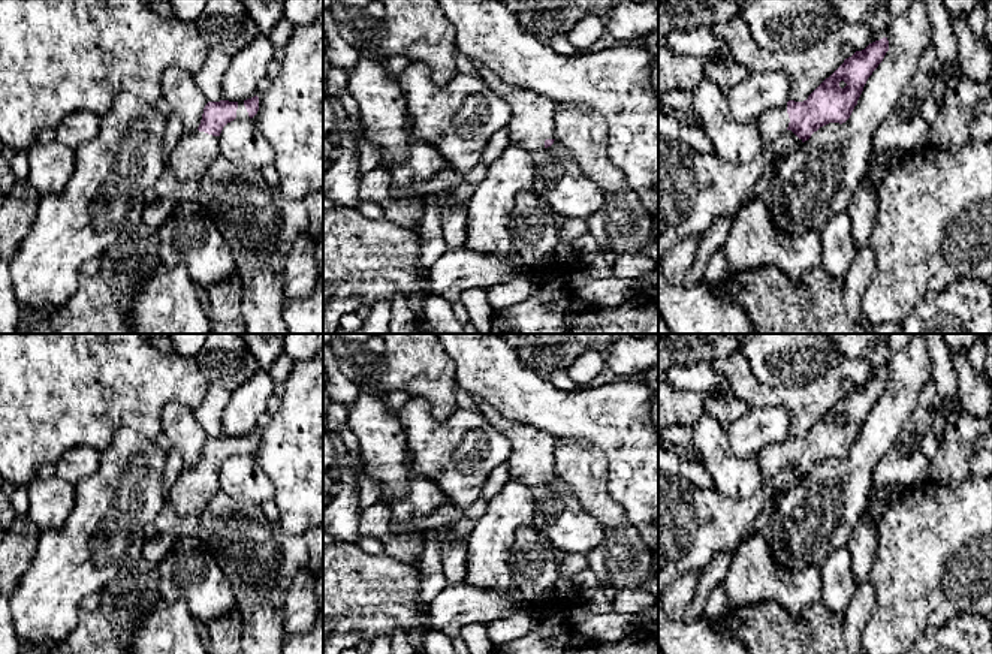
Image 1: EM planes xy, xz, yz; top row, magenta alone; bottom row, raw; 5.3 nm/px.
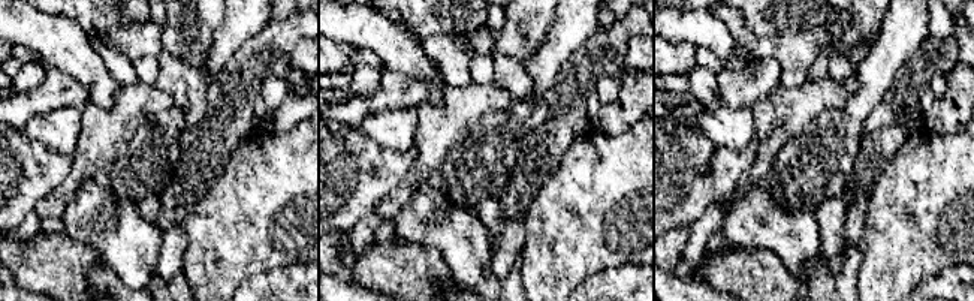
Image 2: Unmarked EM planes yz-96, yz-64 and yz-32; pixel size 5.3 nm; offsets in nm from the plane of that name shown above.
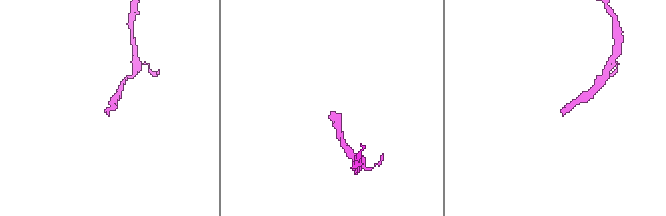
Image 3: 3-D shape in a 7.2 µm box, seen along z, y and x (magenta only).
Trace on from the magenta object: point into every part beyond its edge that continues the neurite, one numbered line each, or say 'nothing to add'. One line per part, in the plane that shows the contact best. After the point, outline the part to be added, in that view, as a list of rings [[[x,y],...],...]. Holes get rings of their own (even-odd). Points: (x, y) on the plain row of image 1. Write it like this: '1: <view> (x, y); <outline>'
1: yz (774, 458); [[[787,440],[769,444],[759,453],[763,483],[772,480],[789,462]]]

